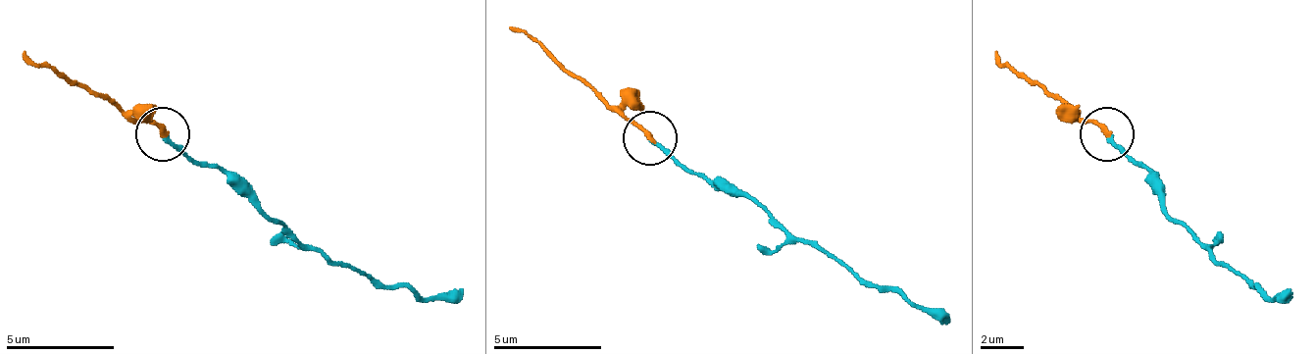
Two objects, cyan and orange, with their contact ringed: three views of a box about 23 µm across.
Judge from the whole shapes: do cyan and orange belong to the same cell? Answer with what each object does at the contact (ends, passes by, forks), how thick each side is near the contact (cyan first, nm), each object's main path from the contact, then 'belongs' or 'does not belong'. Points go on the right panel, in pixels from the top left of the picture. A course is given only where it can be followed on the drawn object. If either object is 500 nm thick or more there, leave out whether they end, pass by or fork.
cyan ends there; orange ends there; 170 nm thick on the cyan side, 240 nm on the other; cyan runs (1108, 135), (1135, 163), (1140, 163), (1156, 200), (1221, 265), (1270, 297), (1291, 286); orange runs (1108, 135), (994, 49); belongs

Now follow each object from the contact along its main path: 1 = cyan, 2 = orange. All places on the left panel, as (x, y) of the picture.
1: (164, 135), (196, 163), (218, 163), (256, 200), (342, 265), (423, 297), (461, 286)
2: (164, 135), (24, 49)

